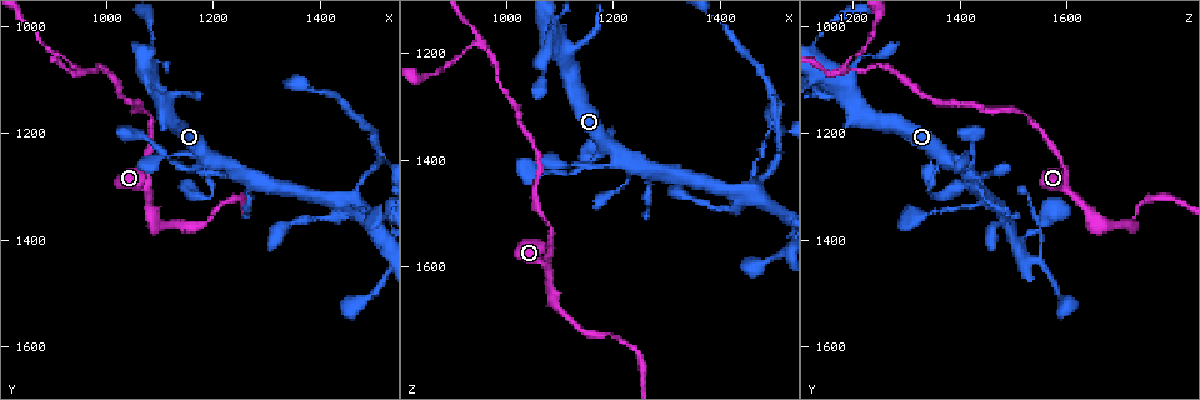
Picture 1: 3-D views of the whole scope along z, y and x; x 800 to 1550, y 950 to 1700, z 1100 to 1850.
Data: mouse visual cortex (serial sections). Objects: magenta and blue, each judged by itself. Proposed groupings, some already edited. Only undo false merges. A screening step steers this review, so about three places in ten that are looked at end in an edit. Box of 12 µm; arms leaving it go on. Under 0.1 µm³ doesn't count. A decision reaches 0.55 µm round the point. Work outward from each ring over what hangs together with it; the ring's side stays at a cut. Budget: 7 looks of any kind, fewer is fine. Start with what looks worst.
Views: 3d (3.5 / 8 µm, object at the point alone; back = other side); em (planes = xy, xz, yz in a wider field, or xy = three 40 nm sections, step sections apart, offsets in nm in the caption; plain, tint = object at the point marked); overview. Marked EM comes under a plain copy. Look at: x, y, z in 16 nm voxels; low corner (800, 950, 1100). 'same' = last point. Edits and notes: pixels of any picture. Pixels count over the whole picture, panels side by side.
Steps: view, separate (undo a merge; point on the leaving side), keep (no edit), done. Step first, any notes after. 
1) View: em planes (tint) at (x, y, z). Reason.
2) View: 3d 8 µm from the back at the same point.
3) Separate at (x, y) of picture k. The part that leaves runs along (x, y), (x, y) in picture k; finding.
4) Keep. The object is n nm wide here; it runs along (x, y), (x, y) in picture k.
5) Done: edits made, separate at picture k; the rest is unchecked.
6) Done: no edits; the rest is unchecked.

View: 3d 8 µm at (955, 1085, 1185). Three arms meet.

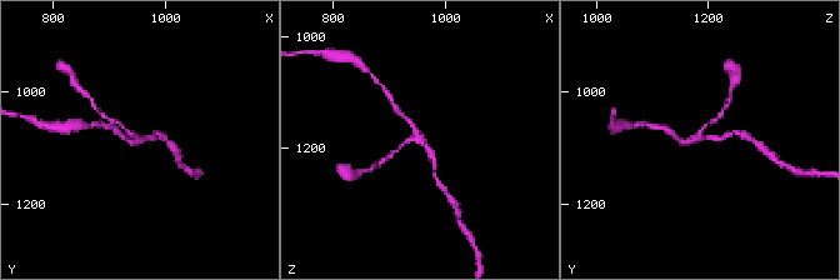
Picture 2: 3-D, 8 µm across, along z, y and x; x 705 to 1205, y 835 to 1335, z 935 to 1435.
View: em xy step 1 (tint) at (955, 1085, 1190). 3 arms meet here; the arms are 150, 150, 200 nm wide; now the EM.

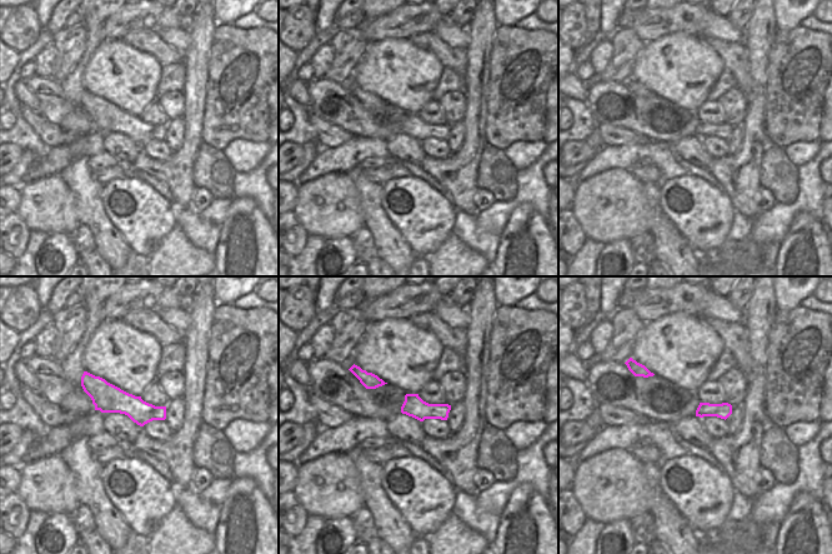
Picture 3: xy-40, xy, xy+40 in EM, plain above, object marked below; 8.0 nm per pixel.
Keep. It runs along (154, 134), (138, 139), (114, 121) in picture 2; continuous, no second cell.

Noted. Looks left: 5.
View: 3d 8 µm from the back at (1200, 1245, 1380). Small branch off a trunk.

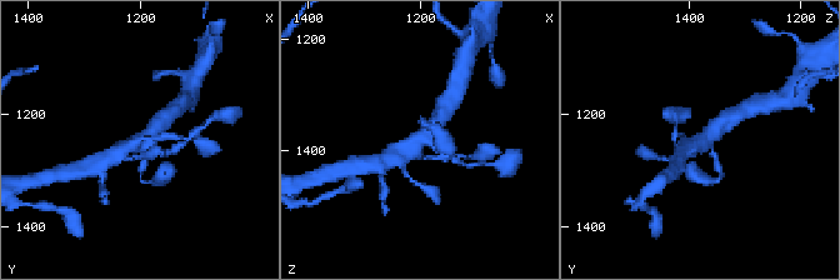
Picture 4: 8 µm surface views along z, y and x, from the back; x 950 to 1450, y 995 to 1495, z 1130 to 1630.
View: 3d 3.5 µm at (1195, 1245, 1375).

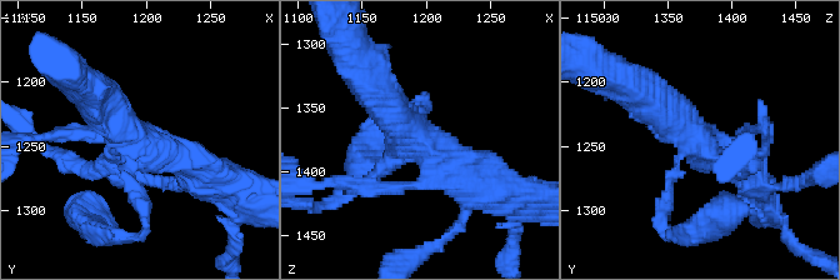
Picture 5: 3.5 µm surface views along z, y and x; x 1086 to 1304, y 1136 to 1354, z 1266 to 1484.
View: em xy step 3 (tint) at (1194, 1250, 1374). Shape alone is not enough.

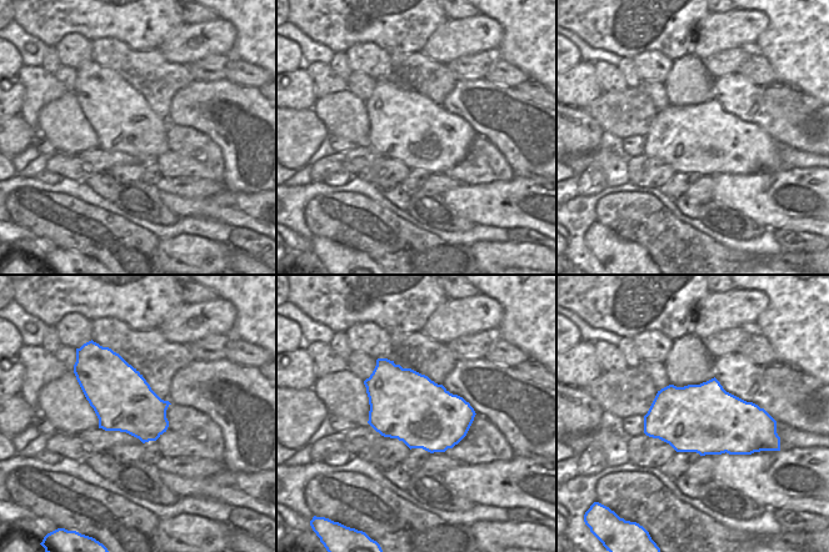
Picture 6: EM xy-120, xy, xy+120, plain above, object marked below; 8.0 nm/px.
Keep. It runs along (369, 86), (388, 113), (480, 189) in picture 5; one cell here.

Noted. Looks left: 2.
View: 3d 3.5 µm at (1455, 1325, 1460). Sharp bend.

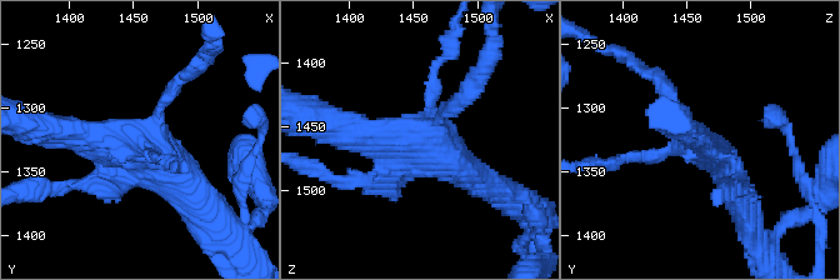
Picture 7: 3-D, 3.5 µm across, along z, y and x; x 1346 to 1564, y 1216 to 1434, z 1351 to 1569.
View: em planes (tint) at (1452, 1322, 1458).

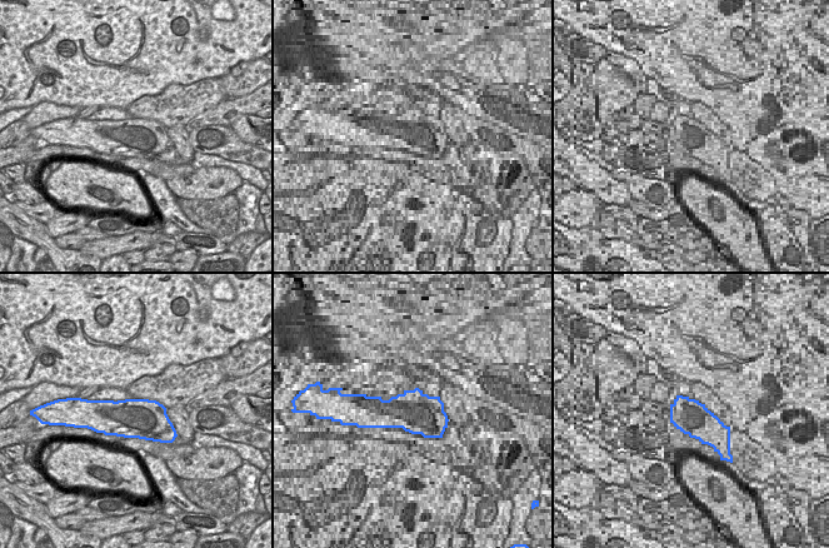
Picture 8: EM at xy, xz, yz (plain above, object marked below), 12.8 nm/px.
Keep. It runs along (55, 126), (136, 138), (190, 188) in picture 7; one cell here.

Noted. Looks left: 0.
Done: no edits; the rest is unchecked.

